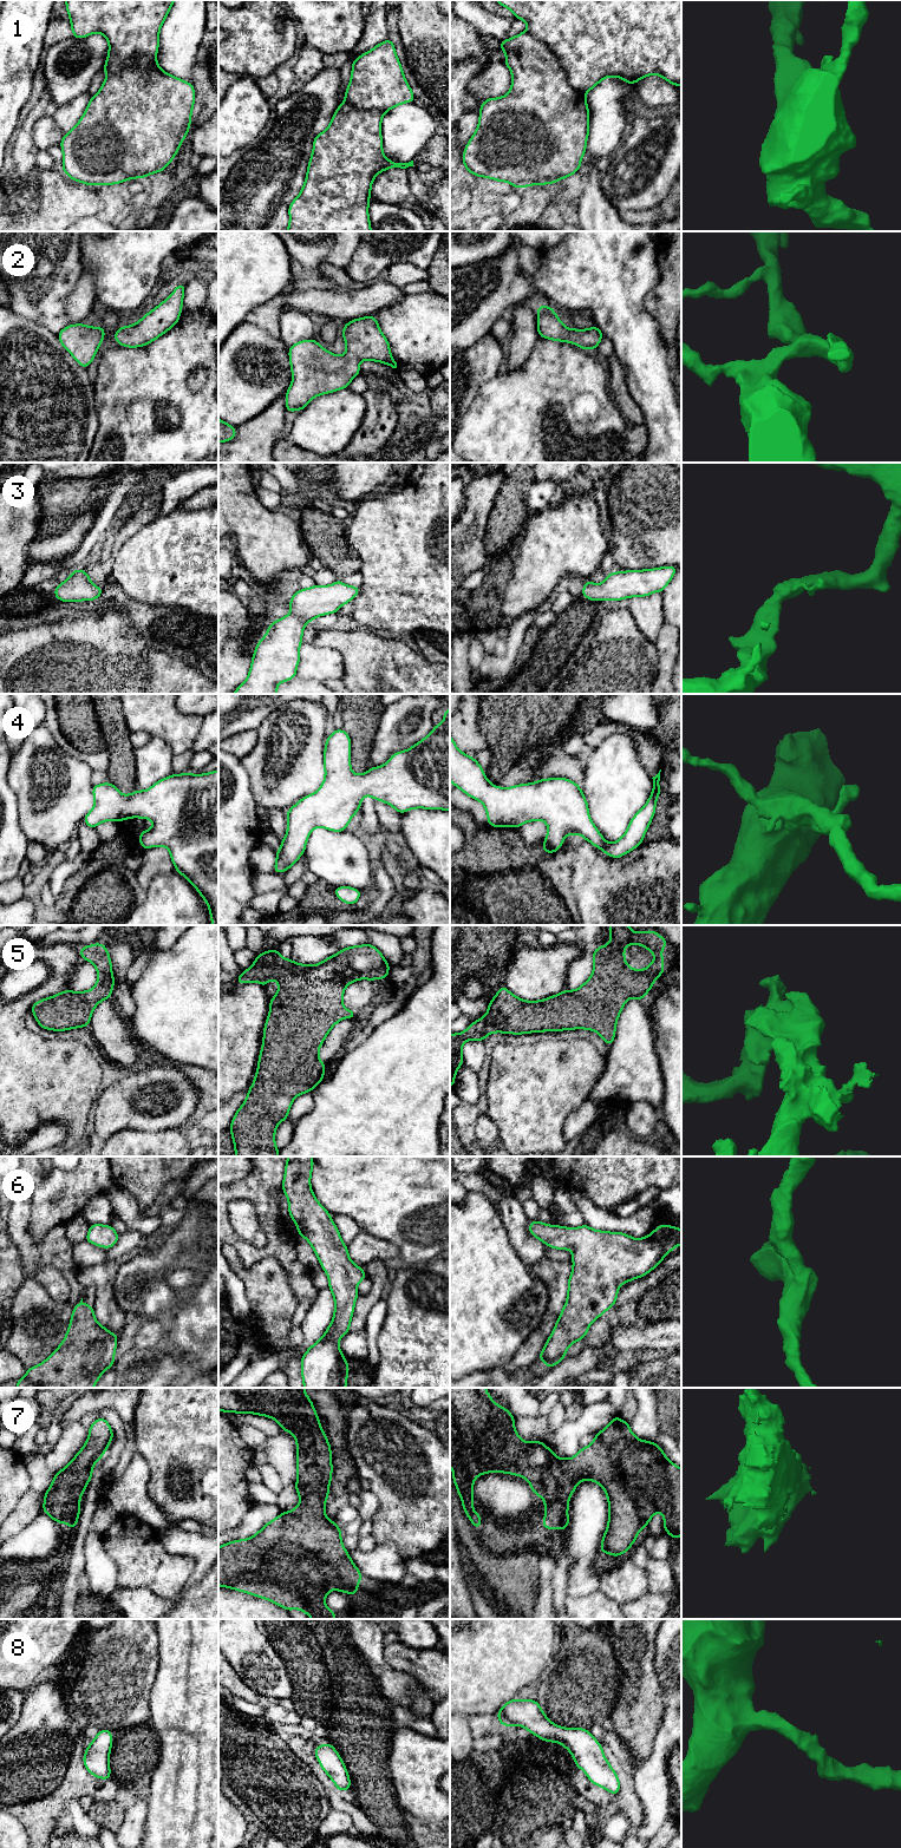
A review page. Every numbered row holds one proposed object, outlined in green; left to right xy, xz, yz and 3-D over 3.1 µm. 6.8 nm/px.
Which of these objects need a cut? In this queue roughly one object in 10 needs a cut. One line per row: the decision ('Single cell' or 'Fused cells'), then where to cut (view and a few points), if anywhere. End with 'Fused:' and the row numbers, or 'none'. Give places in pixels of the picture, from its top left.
1: Fused cells. Split along yz (528, 30), (547, 45), (568, 83), (583, 96)
2: Single cell. No split
3: Single cell. No split
4: Single cell. No split
5: Single cell. No split
6: Single cell. No split
7: Single cell. No split
8: Single cell. No split
Fused: 1

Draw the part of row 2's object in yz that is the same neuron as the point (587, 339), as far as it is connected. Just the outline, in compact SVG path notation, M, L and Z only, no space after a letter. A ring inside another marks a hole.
M537 306L537 332L540 338L575 343L582 349L598 349L603 333L594 325L588 329L569 329L549 306Z

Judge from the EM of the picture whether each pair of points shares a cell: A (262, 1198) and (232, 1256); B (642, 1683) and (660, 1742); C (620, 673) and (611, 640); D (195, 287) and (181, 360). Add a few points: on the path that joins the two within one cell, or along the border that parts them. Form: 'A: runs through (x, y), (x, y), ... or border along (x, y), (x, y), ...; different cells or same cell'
A: border along (230, 1244), (246, 1266), (261, 1259); different cells
B: border along (664, 1704), (664, 1717), (647, 1757); different cells
C: runs through (620, 664), (619, 648); same cell
D: border along (201, 308), (181, 314); different cells

